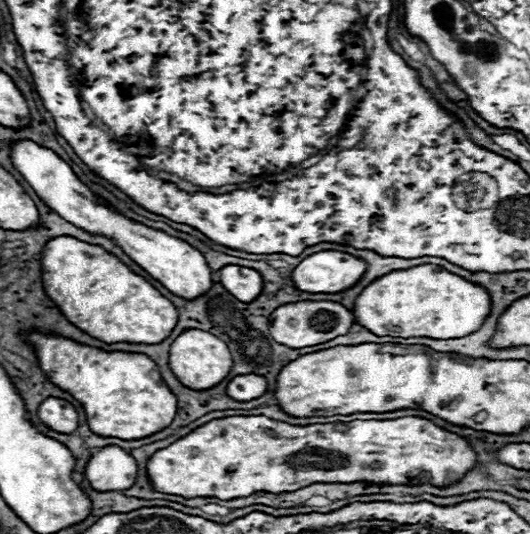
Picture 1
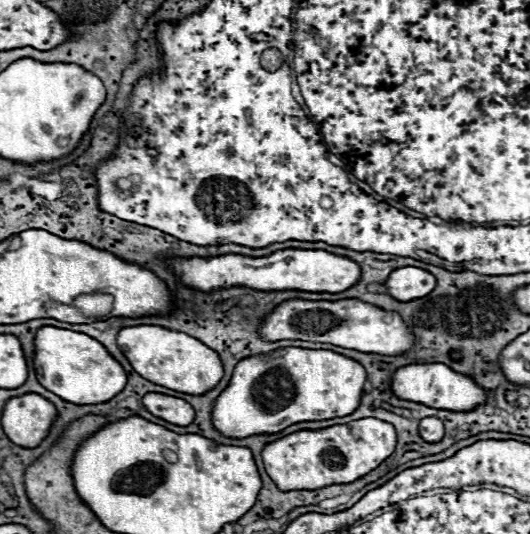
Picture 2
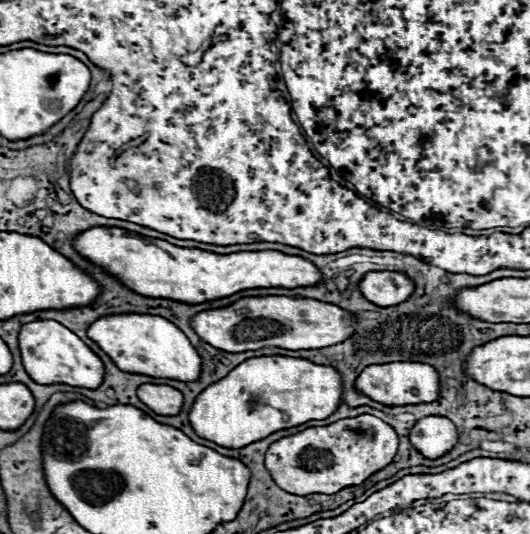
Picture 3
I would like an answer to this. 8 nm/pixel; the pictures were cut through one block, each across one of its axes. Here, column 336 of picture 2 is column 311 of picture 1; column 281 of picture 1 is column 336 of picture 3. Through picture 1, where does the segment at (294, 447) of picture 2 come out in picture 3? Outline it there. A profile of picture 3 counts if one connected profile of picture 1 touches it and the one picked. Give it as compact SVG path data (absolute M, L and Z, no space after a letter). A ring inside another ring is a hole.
M362 414L280 438L266 452L266 468L280 488L296 496L308 496L312 492L340 492L348 486L362 484L374 472L388 466L396 456L396 450L398 434L394 428L372 414Z

